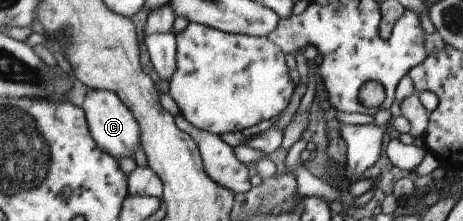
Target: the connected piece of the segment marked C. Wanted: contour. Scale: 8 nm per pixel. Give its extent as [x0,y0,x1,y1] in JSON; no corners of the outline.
[80,89,139,160]

